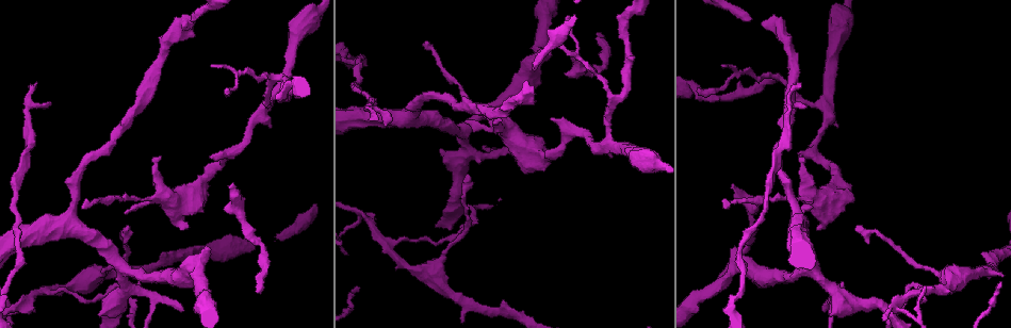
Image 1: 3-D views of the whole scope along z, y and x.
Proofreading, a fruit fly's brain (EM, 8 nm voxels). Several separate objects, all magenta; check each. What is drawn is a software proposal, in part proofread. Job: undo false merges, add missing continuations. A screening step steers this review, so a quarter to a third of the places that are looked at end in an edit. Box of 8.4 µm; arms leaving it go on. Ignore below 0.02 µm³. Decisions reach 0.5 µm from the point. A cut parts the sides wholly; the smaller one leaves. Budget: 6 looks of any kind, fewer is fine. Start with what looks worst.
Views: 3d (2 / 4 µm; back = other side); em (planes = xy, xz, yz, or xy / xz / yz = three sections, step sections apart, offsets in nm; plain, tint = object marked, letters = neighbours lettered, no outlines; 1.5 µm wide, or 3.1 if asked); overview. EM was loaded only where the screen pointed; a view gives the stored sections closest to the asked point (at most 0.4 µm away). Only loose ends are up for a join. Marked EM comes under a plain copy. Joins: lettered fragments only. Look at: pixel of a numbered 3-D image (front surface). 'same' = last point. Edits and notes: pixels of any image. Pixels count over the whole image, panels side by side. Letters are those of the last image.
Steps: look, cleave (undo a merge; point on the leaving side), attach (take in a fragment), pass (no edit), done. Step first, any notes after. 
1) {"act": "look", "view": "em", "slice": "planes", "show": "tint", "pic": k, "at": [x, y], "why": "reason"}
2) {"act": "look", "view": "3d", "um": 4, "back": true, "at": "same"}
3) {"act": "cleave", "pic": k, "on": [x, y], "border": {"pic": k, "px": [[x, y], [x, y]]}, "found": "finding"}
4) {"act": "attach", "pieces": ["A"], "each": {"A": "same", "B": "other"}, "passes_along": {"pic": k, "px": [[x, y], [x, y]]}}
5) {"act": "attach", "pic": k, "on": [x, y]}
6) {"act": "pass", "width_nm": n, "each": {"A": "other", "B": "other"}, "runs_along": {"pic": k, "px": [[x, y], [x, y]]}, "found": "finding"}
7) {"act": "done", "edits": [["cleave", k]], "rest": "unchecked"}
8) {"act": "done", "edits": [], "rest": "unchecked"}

{"act": "look", "view": "3d", "um": 4, "pic": 1, "at": [732, 185], "why": "free end"}

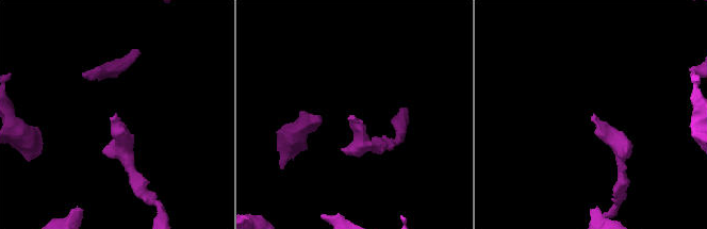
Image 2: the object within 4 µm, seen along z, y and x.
{"act": "look", "view": "em", "slice": "yz", "step": 8, "show": "tint", "pic": 2, "at": [111, 117], "why": "shape alone is not enough"}

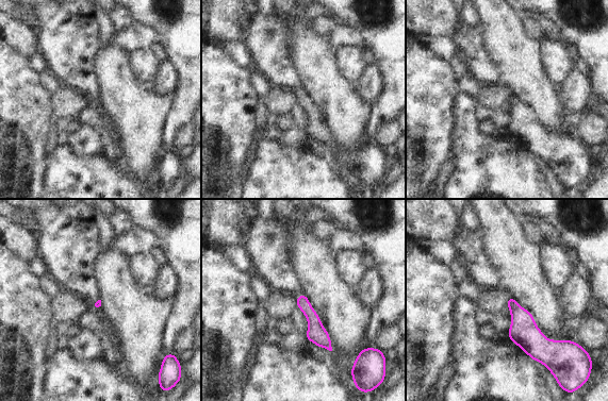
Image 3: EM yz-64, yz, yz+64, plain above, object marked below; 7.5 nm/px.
{"act": "look", "view": "em", "slice": "planes", "show": "letters", "at": "same", "why": "cut it another way"}

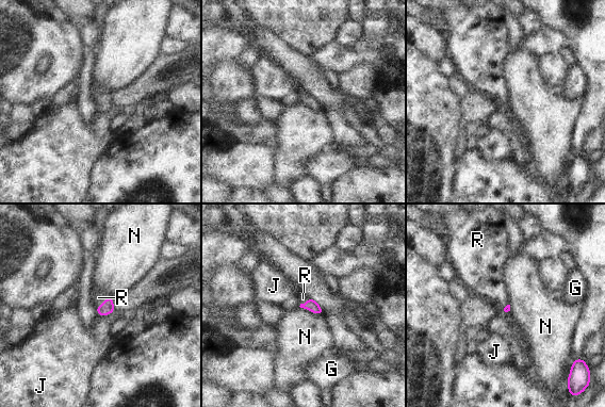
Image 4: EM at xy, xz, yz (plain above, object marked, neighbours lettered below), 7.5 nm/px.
{"act": "attach", "pieces": ["R"], "each": {"G": "other", "J": "other", "N": "other", "R": "same"}, "found": "the neuron continues"}

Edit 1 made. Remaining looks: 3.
{"act": "look", "view": "overview", "why": "redraw"}

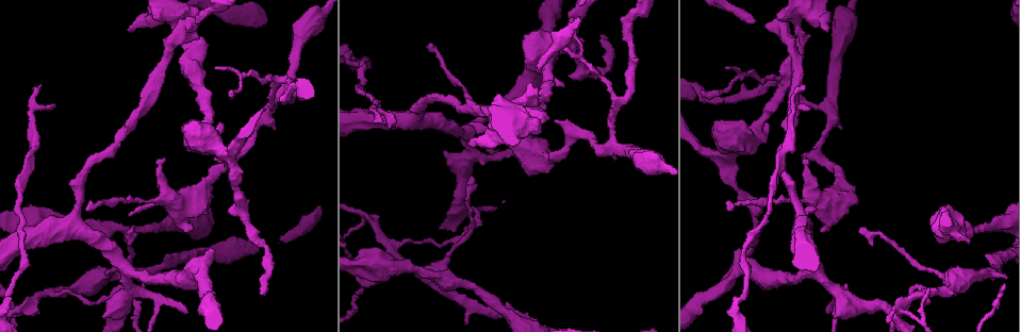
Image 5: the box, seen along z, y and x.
{"act": "look", "view": "3d", "um": 4, "pic": 5, "at": [727, 208]}

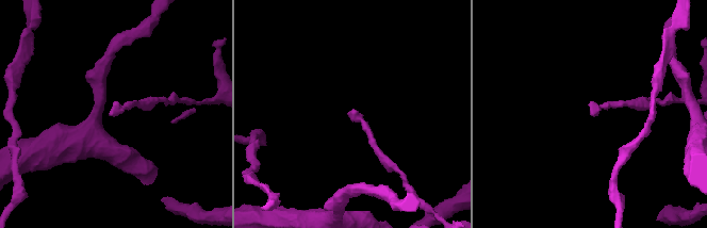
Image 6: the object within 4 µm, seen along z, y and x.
{"act": "look", "view": "em", "slice": "planes", "show": "letters", "pic": 6, "at": [114, 115]}

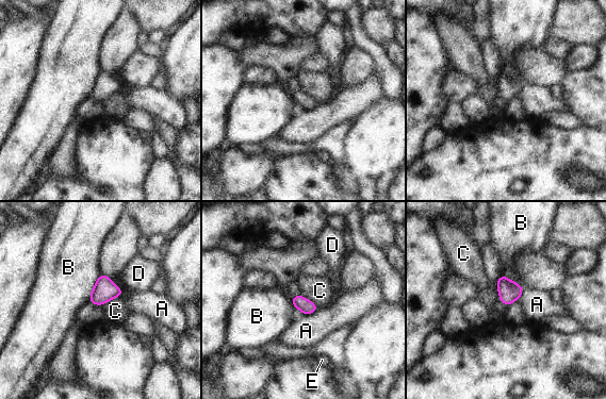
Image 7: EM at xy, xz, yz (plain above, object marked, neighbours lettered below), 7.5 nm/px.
{"act": "pass", "width_nm": 110, "each": {"A": "other", "B": "other", "C": "other", "D": "other", "E": "other"}, "border": {"pic": 7, "px": [[121, 294], [101, 305]]}, "found": "none of them fits"}

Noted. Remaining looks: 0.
{"act": "done", "edits": [["attach", 4]], "rest": "unchecked"}

